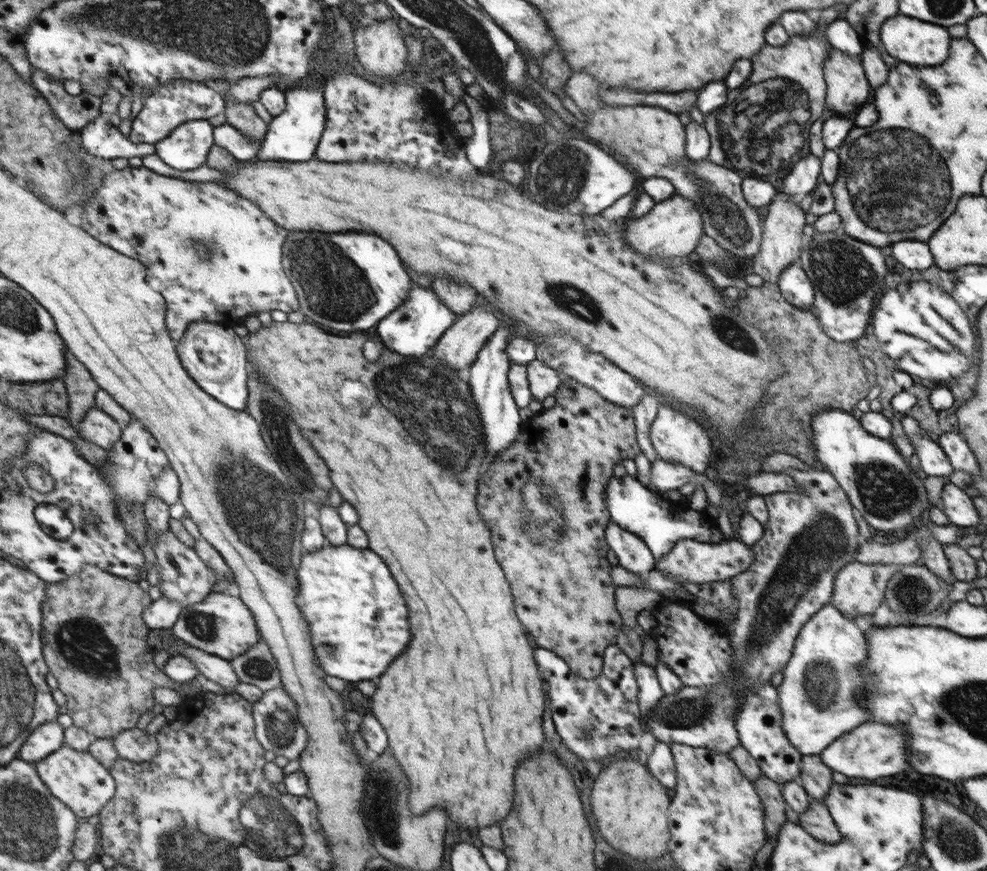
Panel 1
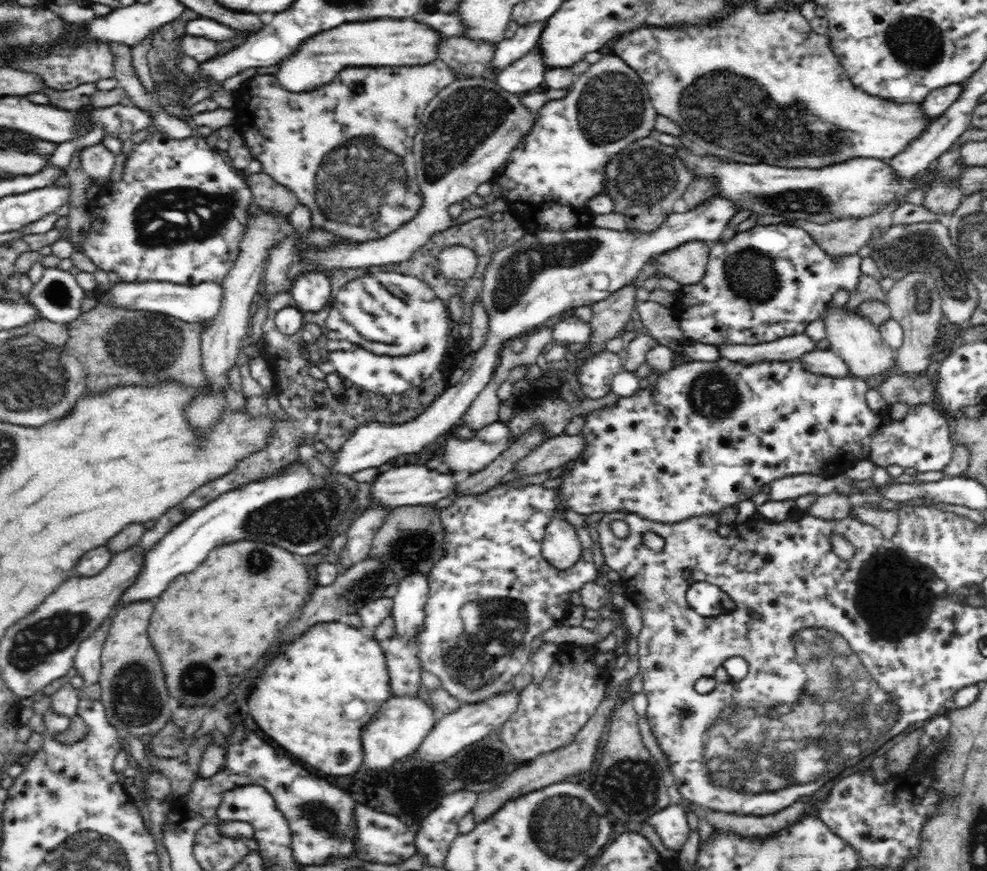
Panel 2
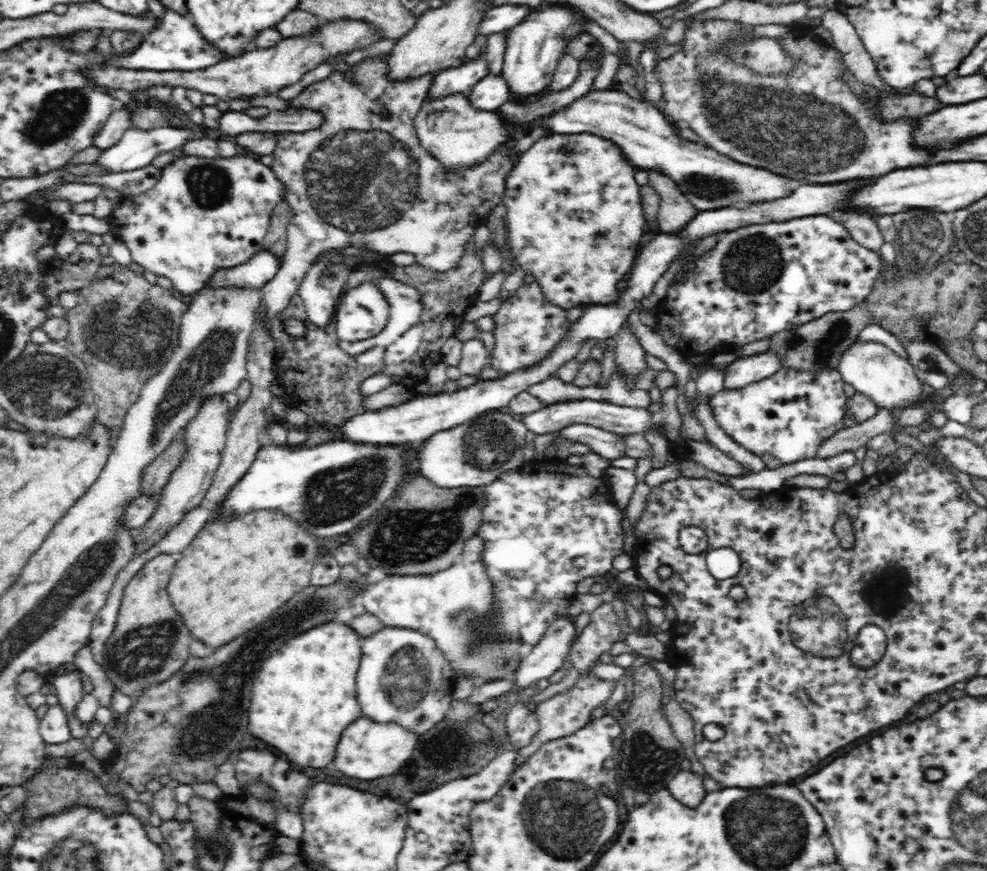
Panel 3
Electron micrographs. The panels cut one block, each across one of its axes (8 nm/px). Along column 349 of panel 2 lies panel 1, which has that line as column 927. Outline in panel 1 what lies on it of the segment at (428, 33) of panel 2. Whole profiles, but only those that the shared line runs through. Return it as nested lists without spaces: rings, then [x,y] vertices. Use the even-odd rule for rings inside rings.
[[[900,14],[890,17],[882,23],[880,40],[883,45],[882,49],[885,49],[890,56],[912,67],[936,67],[947,62],[950,36],[946,32],[946,27],[930,24],[928,21]]]

